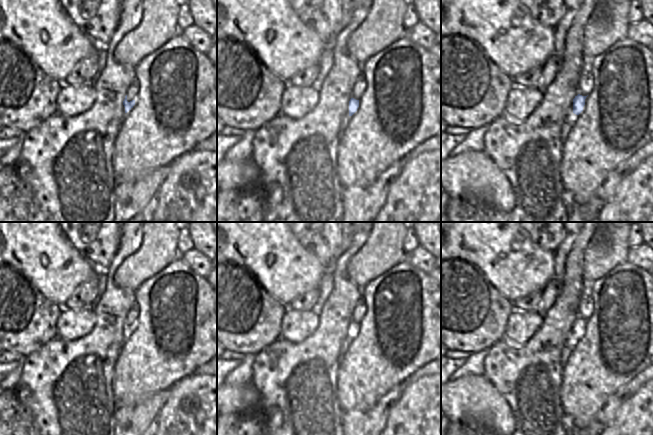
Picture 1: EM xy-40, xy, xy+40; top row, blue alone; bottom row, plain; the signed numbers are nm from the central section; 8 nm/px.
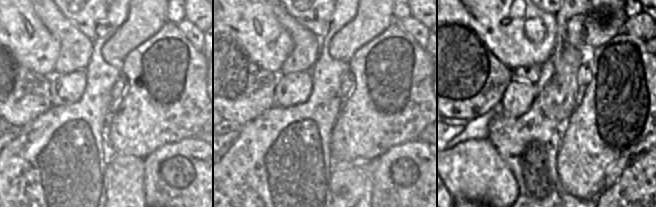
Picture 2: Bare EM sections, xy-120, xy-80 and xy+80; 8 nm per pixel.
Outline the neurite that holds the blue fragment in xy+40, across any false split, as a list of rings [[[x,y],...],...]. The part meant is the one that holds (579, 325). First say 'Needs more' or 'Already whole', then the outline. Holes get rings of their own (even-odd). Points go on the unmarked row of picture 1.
Needs more. [[[585,294],[579,303],[579,318],[573,323],[573,337],[579,339],[583,335],[586,321],[593,313],[593,299]]]

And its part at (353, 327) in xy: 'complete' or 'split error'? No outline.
split error

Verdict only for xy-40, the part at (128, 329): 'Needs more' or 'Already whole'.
Needs more

